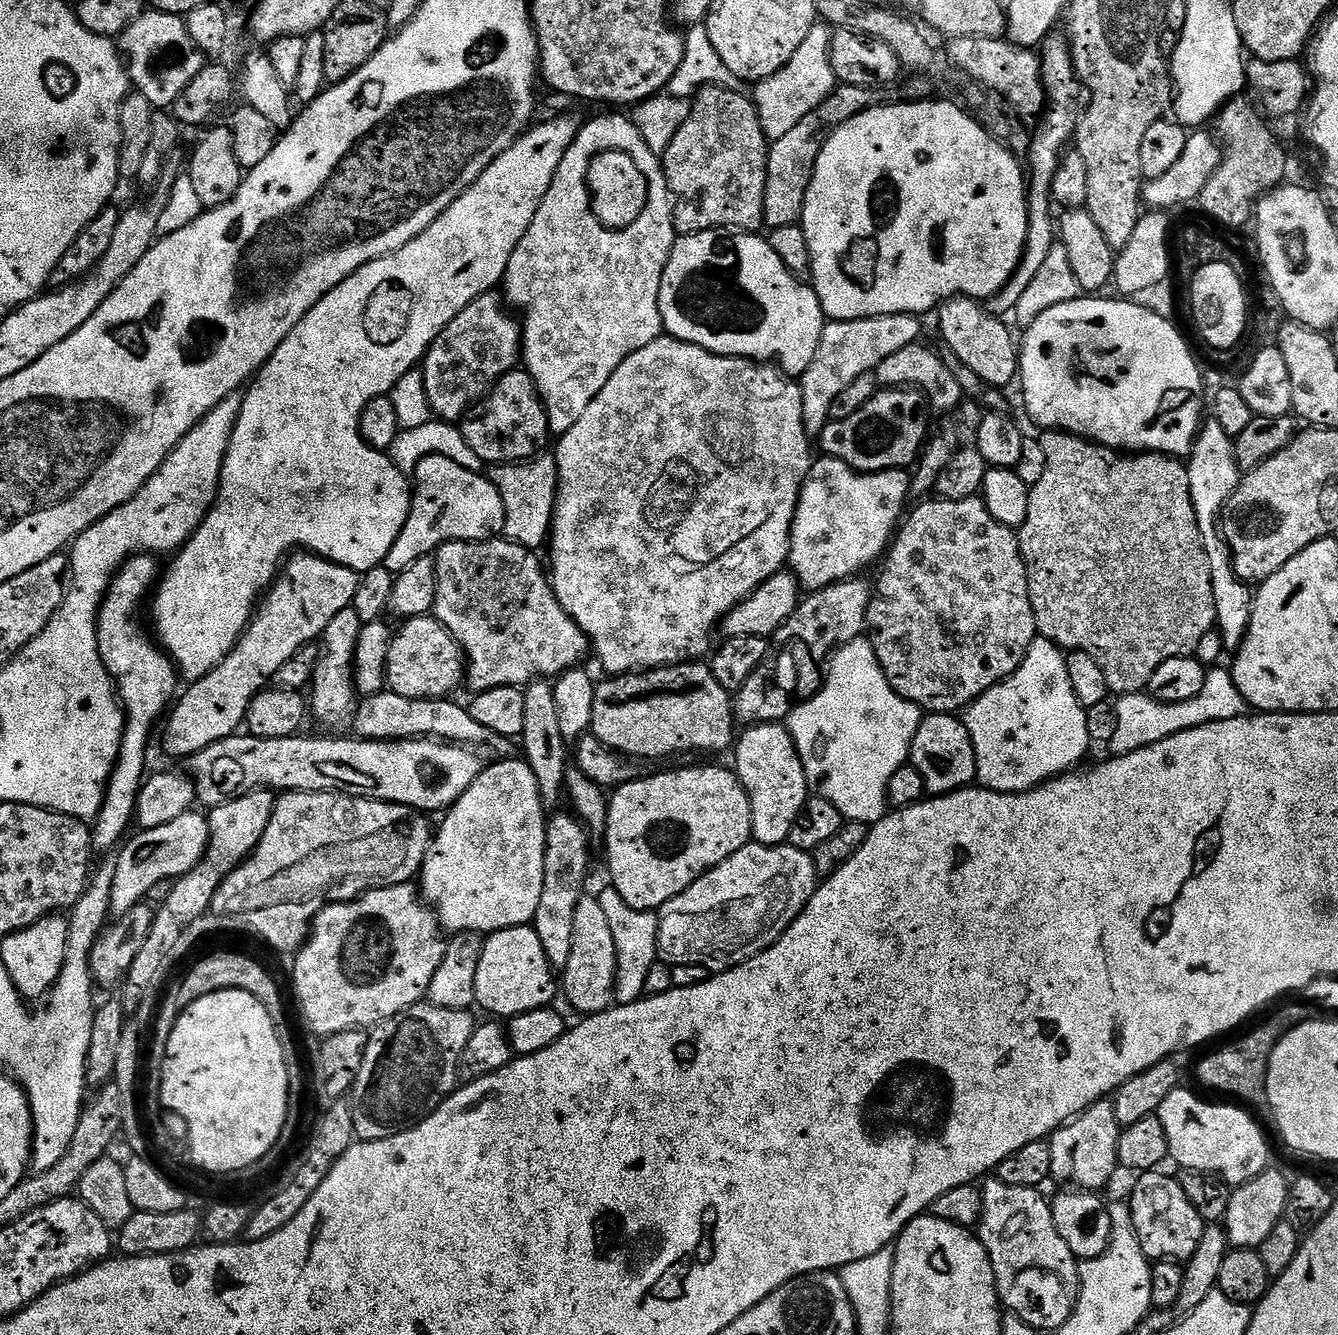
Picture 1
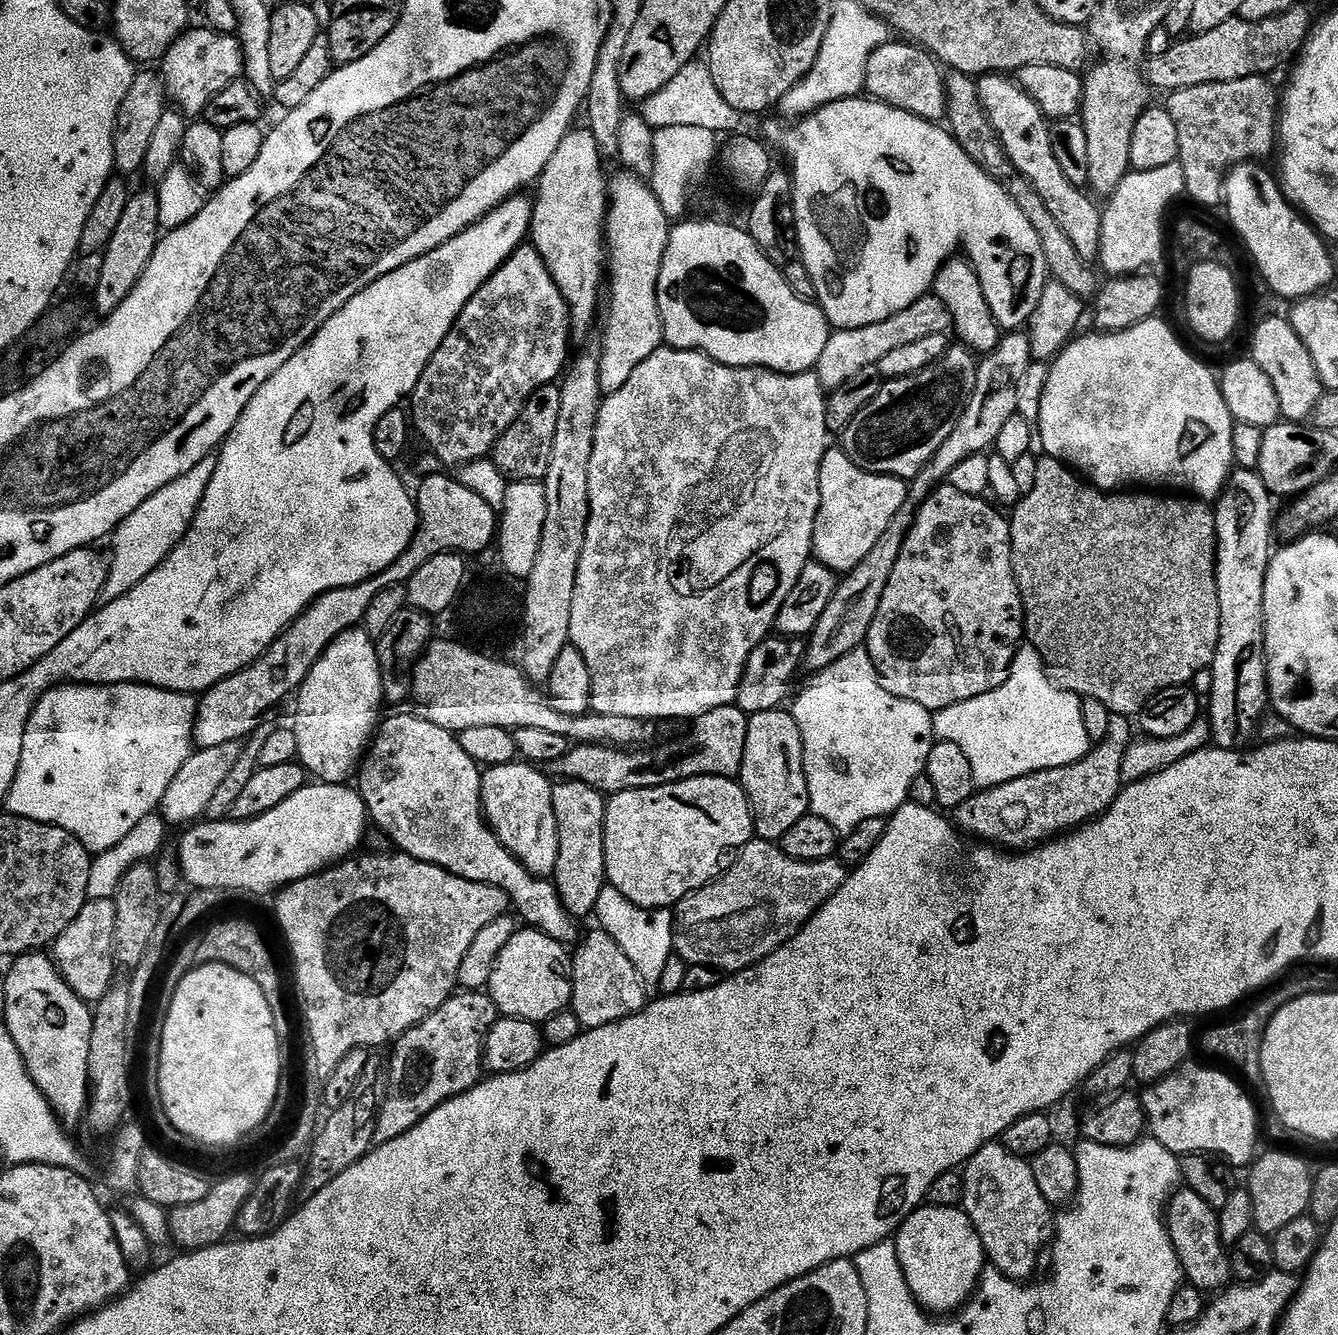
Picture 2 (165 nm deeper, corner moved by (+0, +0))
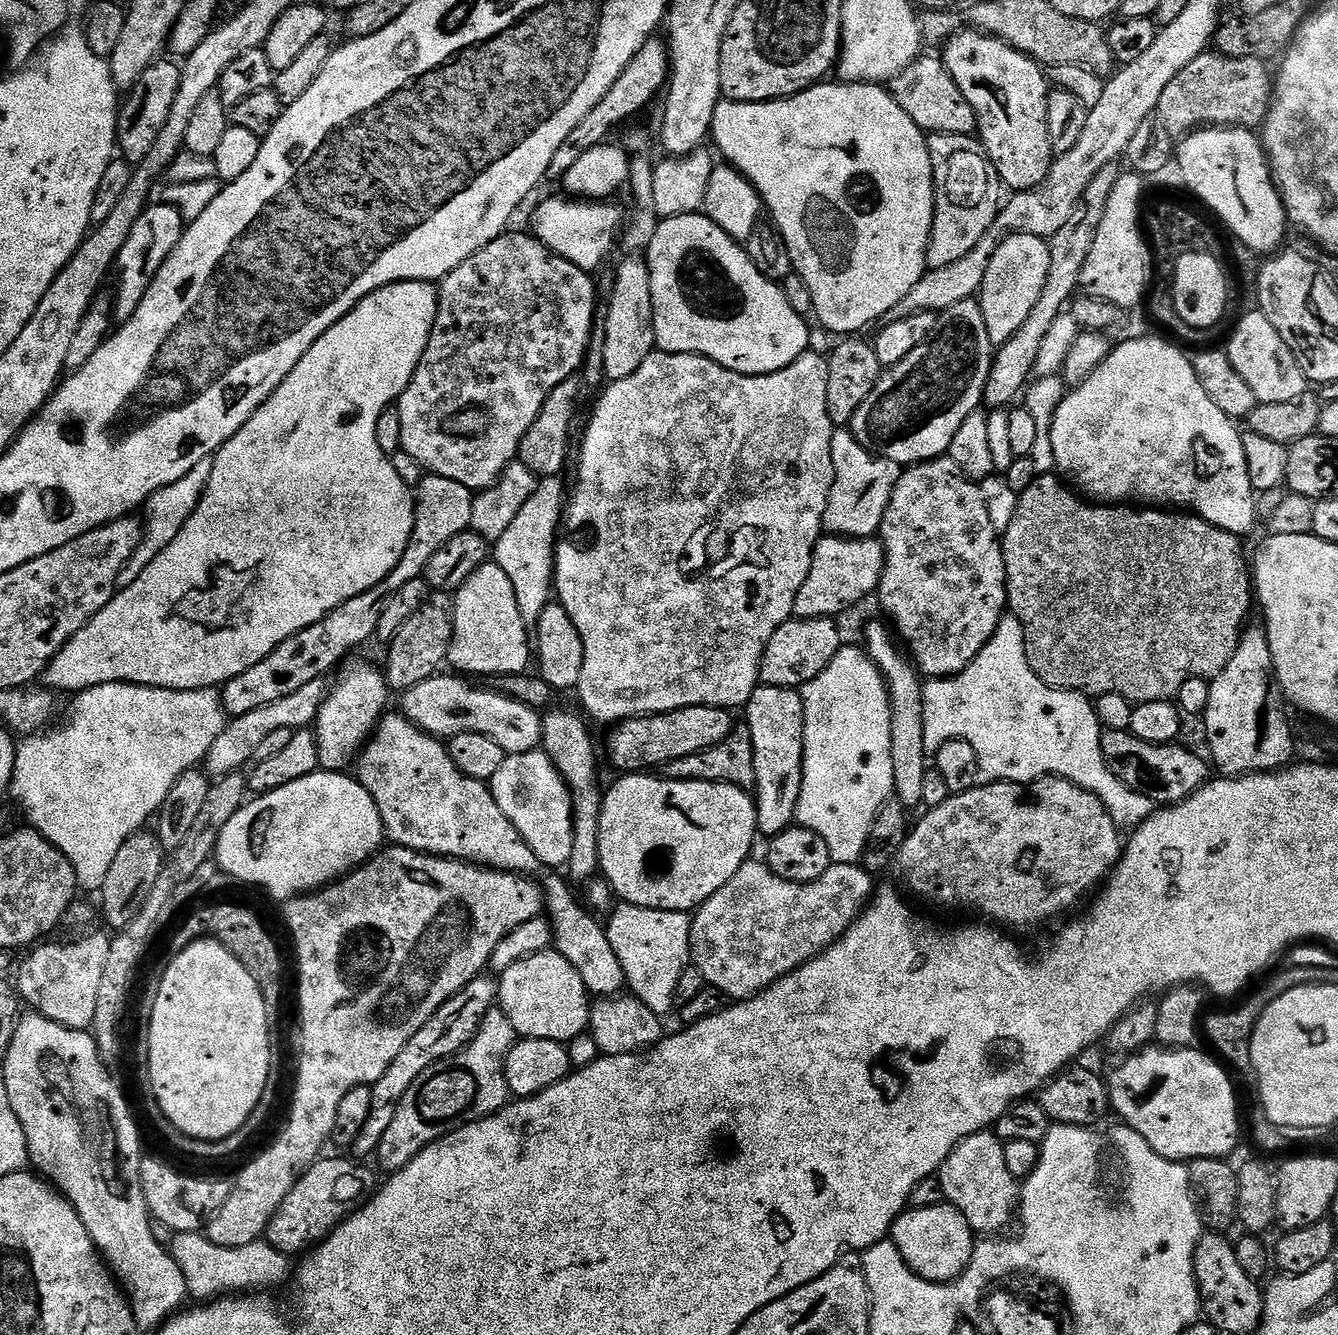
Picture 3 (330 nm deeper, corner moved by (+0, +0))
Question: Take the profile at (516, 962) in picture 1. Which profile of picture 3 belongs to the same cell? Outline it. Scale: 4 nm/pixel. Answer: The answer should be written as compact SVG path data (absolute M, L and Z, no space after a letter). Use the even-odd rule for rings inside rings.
M555 950L522 958L522 962L514 962L514 966L499 973L498 1006L506 1018L510 1018L520 1038L529 1036L567 1042L589 1031L590 994L582 978L578 978L578 970Z

